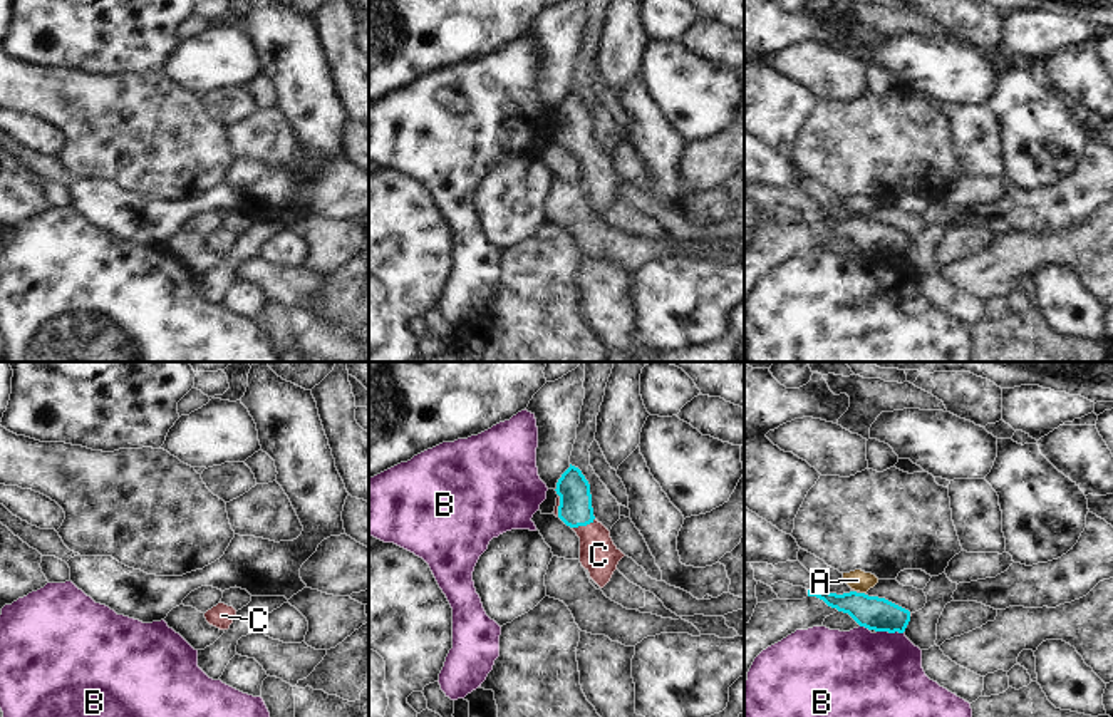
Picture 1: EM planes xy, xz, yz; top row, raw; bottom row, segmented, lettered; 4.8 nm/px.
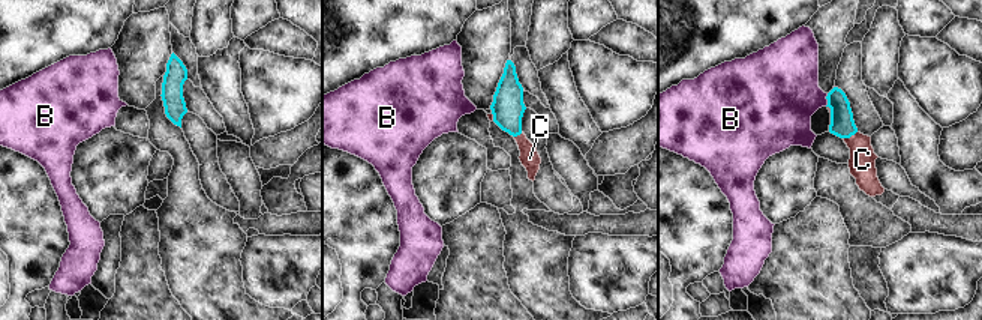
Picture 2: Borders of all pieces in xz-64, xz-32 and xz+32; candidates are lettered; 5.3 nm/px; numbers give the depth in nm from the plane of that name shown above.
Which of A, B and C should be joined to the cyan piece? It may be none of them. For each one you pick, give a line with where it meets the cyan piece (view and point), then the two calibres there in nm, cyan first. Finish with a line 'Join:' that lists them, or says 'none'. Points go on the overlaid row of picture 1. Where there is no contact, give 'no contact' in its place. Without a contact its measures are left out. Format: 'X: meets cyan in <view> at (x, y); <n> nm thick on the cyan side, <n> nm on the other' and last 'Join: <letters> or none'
C: meets cyan in xz at (582, 525); 160 nm thick on the cyan side, 180 nm on the other
Join: C

